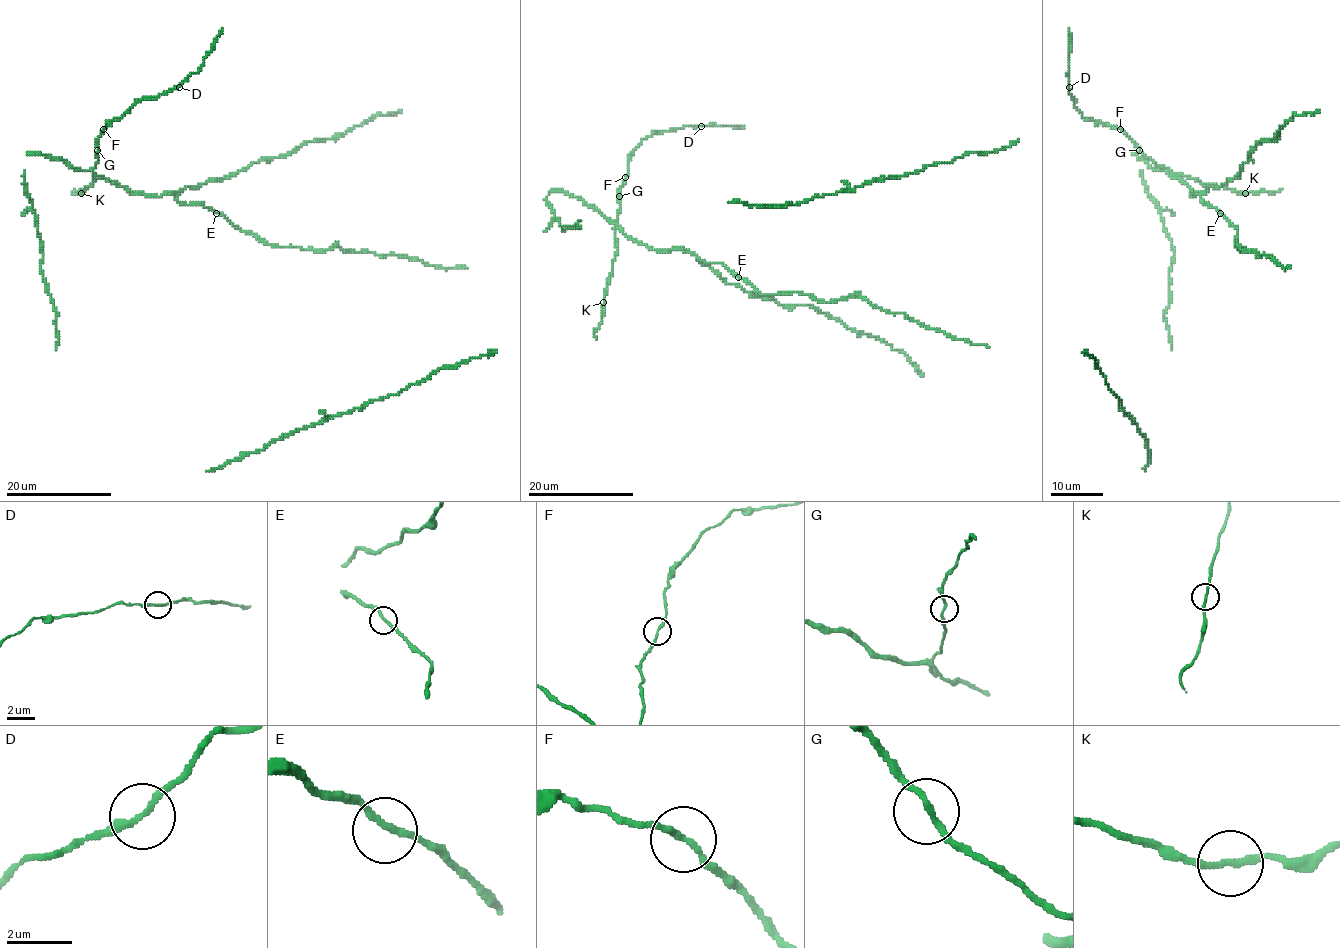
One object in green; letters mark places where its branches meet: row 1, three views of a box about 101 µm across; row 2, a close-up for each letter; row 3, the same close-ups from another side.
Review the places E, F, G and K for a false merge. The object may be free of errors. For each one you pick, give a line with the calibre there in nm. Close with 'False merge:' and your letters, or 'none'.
False merge: none

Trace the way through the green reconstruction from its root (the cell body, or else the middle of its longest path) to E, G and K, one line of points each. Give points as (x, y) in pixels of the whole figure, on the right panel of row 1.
E: (1238, 232), (1220, 213)
G: (1238, 232), (1217, 209), (1205, 204), (1197, 193), (1192, 196), (1194, 193), (1181, 180), (1172, 178), (1139, 150)
K: (1238, 232), (1169, 174), (1245, 193)

